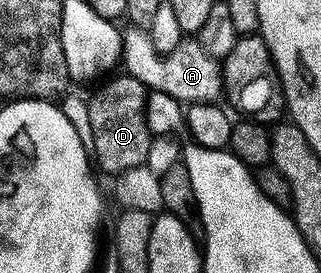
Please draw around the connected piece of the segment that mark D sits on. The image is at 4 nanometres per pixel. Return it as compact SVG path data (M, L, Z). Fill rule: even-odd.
M129 74L111 79L93 99L89 101L90 126L94 134L94 158L101 168L112 176L119 176L128 169L143 168L148 163L154 133L147 126L146 106L149 89Z

